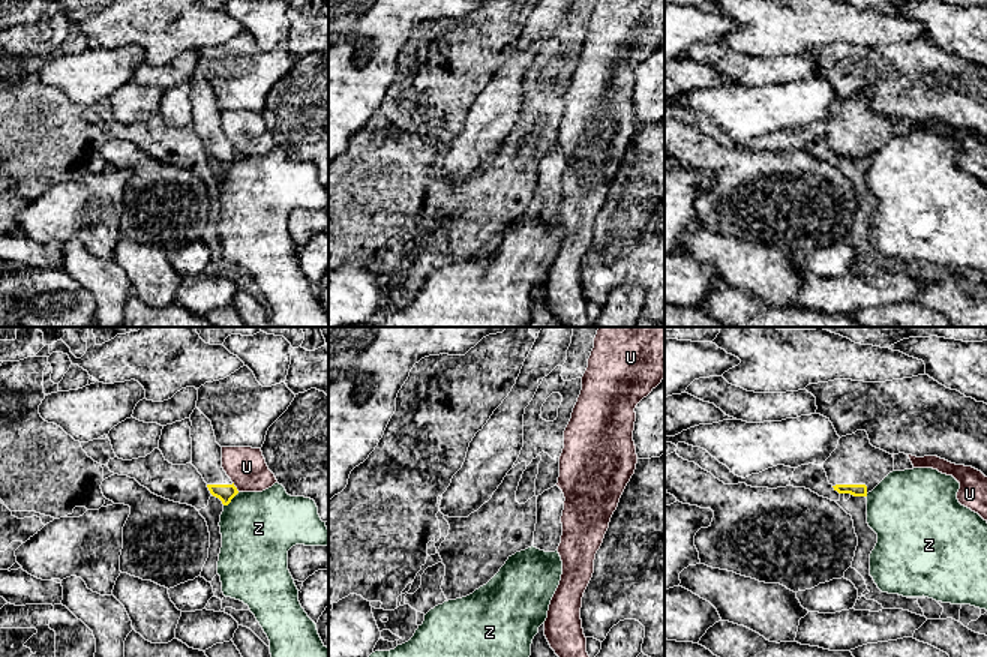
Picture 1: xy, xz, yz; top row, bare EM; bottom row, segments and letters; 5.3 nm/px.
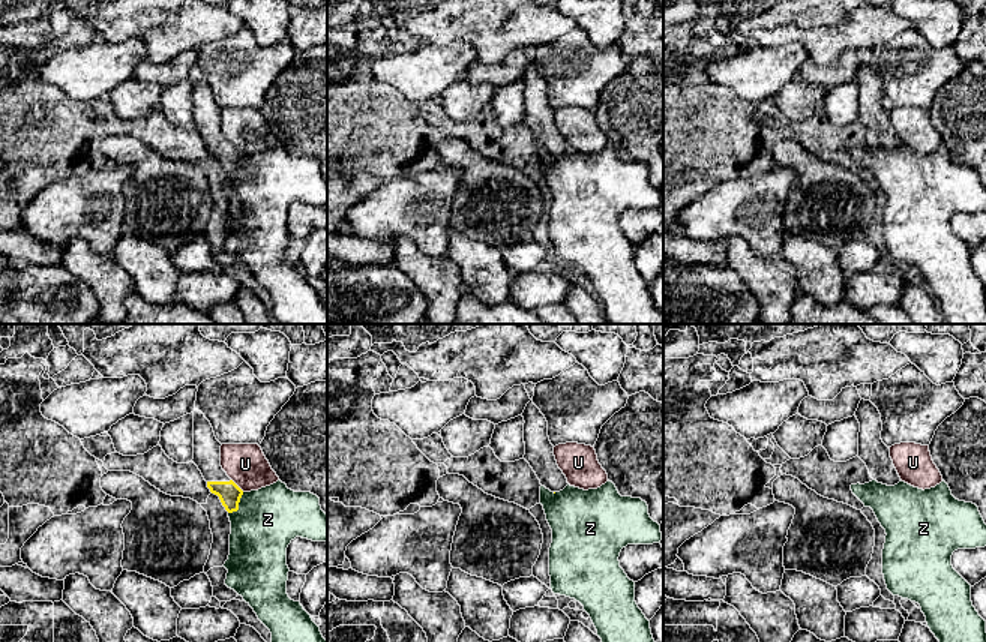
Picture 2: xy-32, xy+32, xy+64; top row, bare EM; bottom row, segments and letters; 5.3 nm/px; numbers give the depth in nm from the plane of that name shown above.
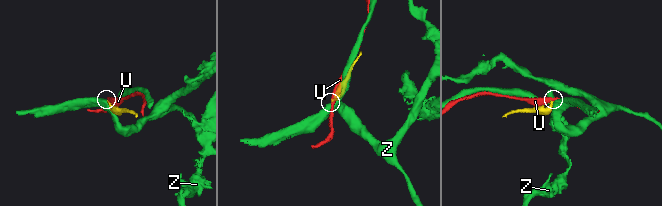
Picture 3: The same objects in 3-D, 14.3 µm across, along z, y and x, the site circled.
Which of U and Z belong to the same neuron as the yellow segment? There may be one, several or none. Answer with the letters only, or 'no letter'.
no letter

